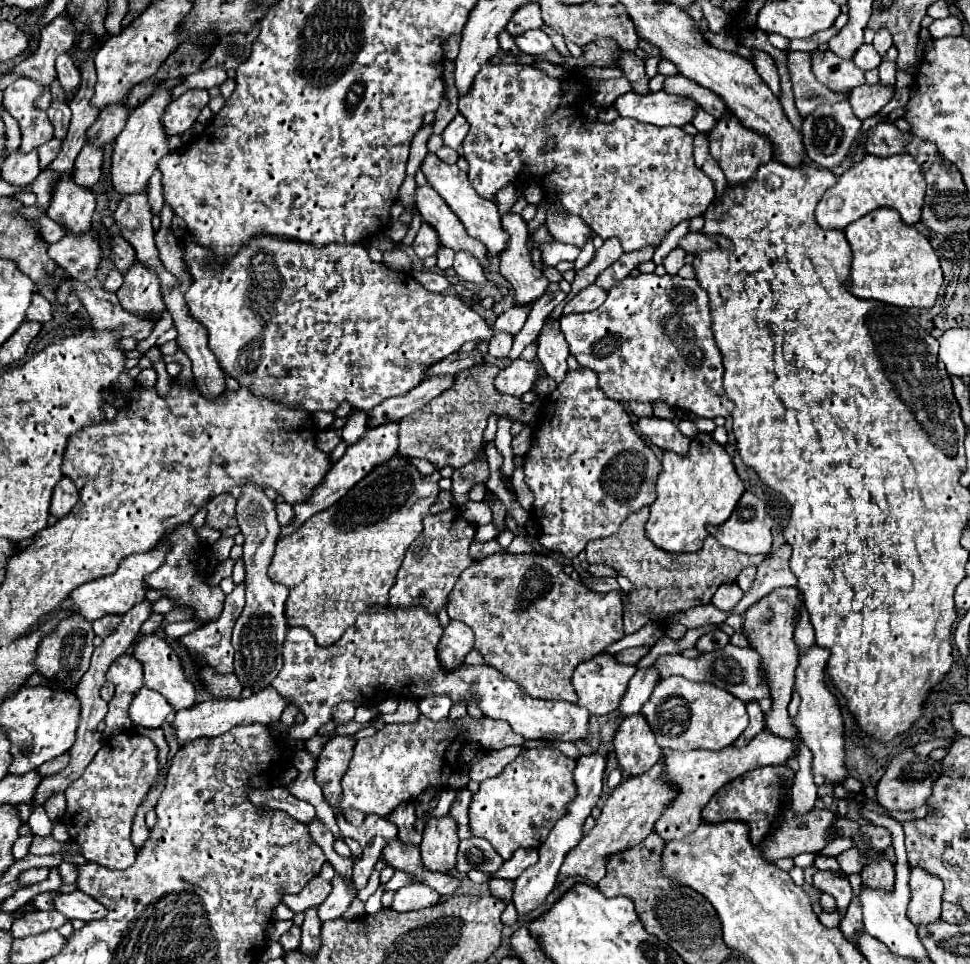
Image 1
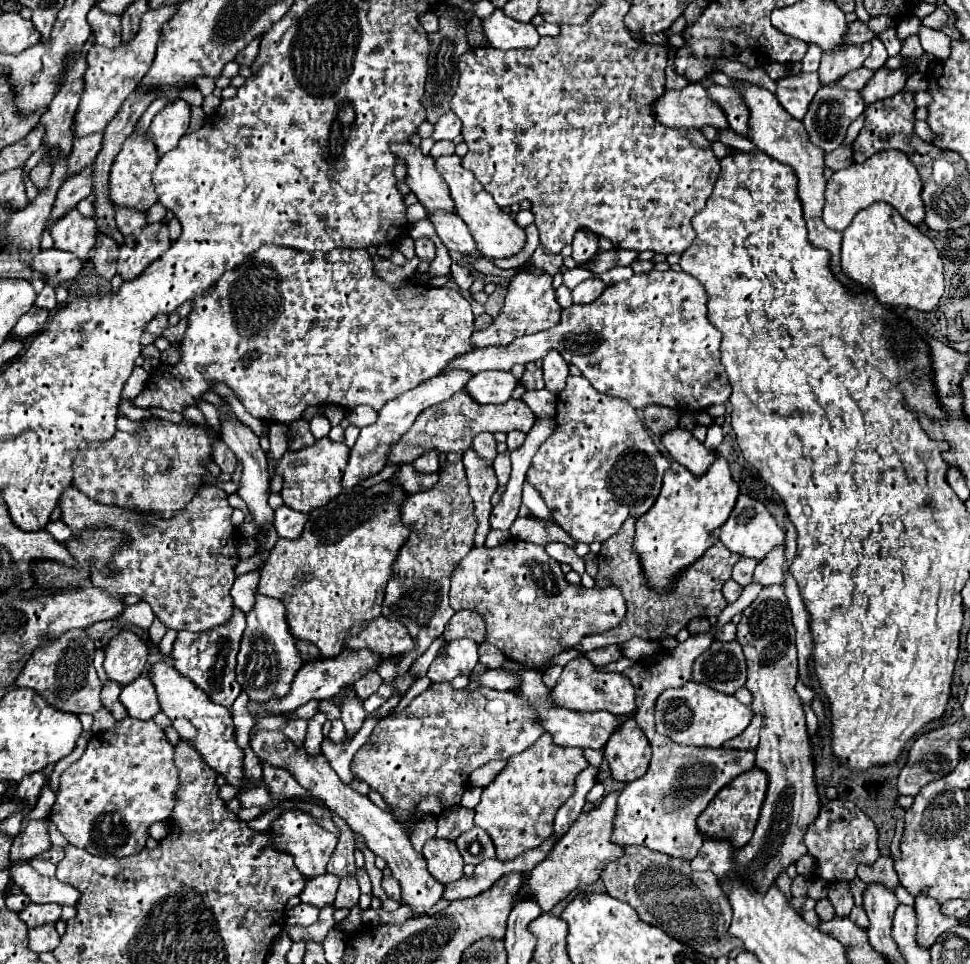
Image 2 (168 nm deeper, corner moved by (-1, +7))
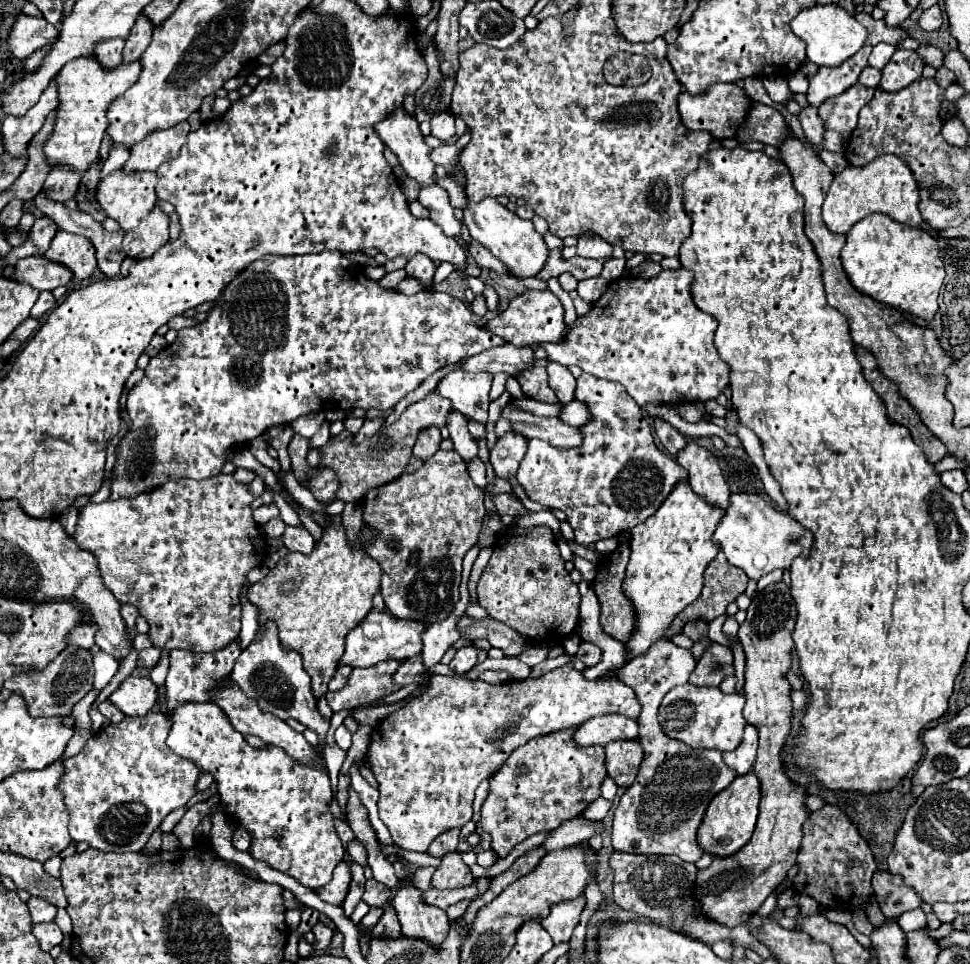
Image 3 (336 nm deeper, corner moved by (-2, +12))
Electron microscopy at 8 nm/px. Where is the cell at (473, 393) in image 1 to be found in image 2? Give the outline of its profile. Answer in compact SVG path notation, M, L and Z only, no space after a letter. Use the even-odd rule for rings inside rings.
M464 388L458 390L450 400L444 400L436 406L430 406L428 410L420 412L412 428L392 446L392 458L388 458L388 464L408 464L416 460L418 456L436 450L438 454L464 454L472 448L472 438L480 432L510 432L510 430L522 430L528 432L532 428L532 422L536 420L534 412L524 404L524 400L508 400L504 404L478 404Z

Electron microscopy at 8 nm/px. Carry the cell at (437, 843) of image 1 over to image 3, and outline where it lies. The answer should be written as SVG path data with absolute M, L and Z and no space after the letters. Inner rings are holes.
M449 853L441 859L441 867L433 875L431 885L435 889L459 889L473 885L473 875L469 867L461 861L459 853Z

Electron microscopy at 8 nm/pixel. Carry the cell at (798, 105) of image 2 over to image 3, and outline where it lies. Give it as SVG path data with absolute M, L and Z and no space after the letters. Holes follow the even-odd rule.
M807 107L807 109L803 109L801 115L799 115L799 121L801 121L801 127L803 127L803 131L805 131L807 141L811 141L813 145L821 147L821 145L823 145L825 123L823 123L823 119L819 117L817 109L815 109L815 107Z

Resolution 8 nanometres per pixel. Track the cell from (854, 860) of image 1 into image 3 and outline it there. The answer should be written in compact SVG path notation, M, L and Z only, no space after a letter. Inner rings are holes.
M877 871L873 875L873 891L885 917L897 919L905 911L917 909L923 903L923 899L911 887L907 887L899 875L891 875L889 871Z

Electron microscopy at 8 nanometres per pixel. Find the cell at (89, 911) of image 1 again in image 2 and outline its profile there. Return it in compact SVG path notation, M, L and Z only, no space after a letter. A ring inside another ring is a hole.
M30 864L12 866L10 876L14 884L20 886L26 896L30 896L32 902L38 902L38 904L56 902L60 906L76 906L76 902L80 900L80 890L56 878L40 876L30 868Z

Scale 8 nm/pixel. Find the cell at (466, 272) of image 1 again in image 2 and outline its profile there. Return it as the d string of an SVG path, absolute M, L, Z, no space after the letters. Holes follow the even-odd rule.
M436 212L428 216L436 228L438 238L444 242L448 250L456 250L460 254L470 254L476 250L476 242L468 232L468 226L462 222L458 214L442 214Z

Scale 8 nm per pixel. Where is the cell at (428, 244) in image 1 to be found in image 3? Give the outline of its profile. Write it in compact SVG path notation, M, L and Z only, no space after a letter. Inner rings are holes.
M413 257L413 261L409 261L405 265L405 273L407 277L413 277L421 283L421 291L435 291L433 289L433 275L435 275L435 263L429 261L429 257Z

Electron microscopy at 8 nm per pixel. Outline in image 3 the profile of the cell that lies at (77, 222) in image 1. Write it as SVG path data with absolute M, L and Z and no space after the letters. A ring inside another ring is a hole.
M59 231L53 237L51 247L47 249L47 253L43 257L47 261L65 265L73 273L71 281L89 279L97 269L93 245L89 245L89 241L85 241L85 237L77 237L73 233L65 233L65 231Z

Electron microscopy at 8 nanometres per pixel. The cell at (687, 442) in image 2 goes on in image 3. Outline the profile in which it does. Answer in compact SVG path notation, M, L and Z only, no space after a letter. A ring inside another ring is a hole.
M689 443L679 455L677 461L689 473L691 489L703 497L709 505L727 509L729 507L729 487L721 475L719 463L711 451Z

